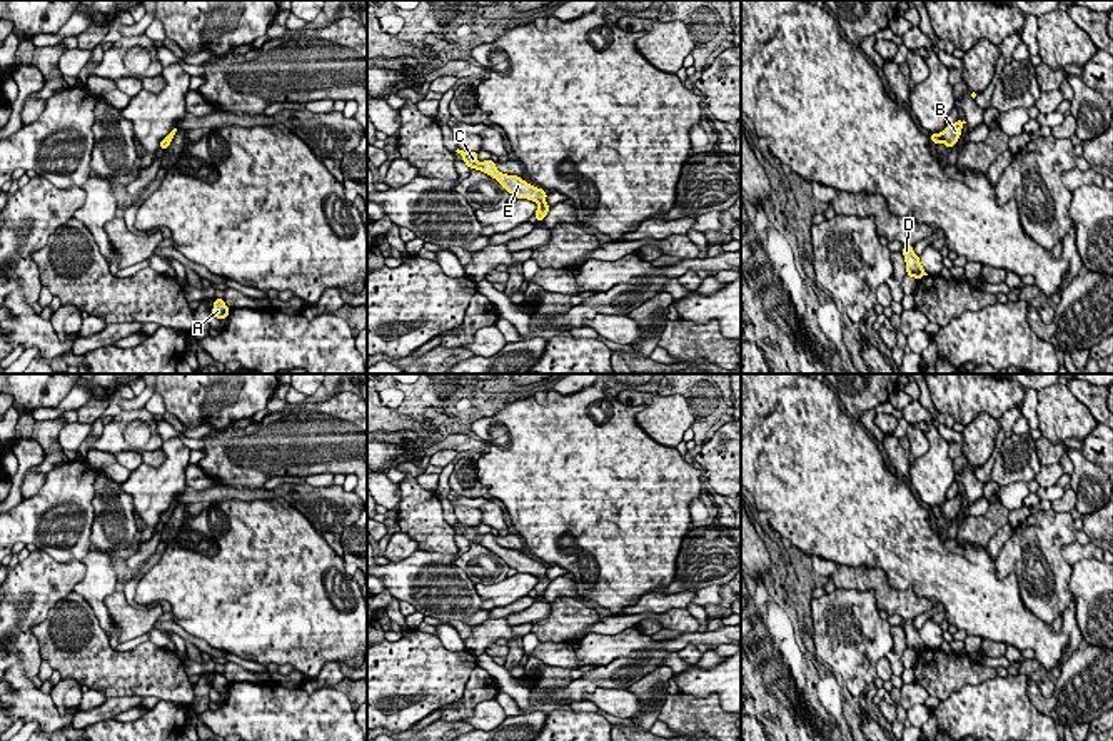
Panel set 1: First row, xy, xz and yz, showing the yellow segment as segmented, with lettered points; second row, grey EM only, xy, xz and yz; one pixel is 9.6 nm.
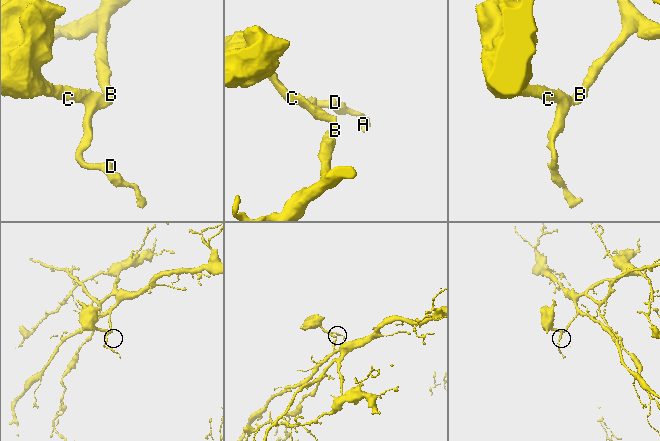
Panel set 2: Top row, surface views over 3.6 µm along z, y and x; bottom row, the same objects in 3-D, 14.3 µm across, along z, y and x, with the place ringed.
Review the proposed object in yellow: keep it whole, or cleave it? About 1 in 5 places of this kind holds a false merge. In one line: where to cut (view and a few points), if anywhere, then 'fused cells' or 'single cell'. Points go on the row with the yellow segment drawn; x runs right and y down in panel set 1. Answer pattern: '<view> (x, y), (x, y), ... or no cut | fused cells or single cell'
no cut | single cell

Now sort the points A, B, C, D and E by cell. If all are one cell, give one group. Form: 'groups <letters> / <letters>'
groups A B C D E

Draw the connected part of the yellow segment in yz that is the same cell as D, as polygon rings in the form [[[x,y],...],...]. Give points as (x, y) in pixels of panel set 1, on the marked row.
[[[913,245],[903,247],[903,255],[906,262],[906,272],[909,277],[921,279],[923,275],[928,275],[919,264],[919,257],[913,252]]]

